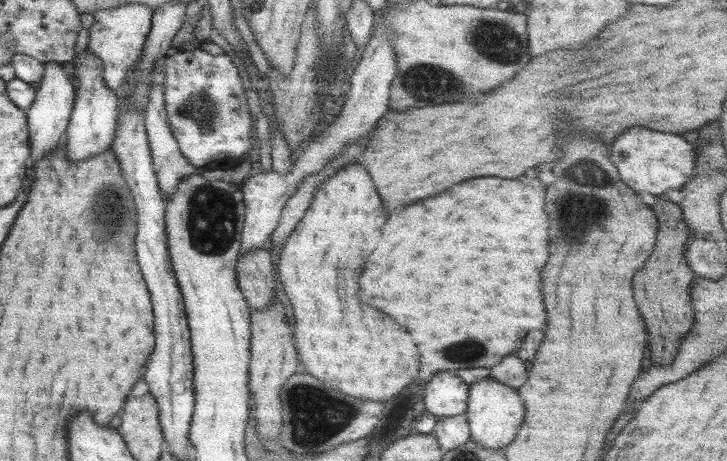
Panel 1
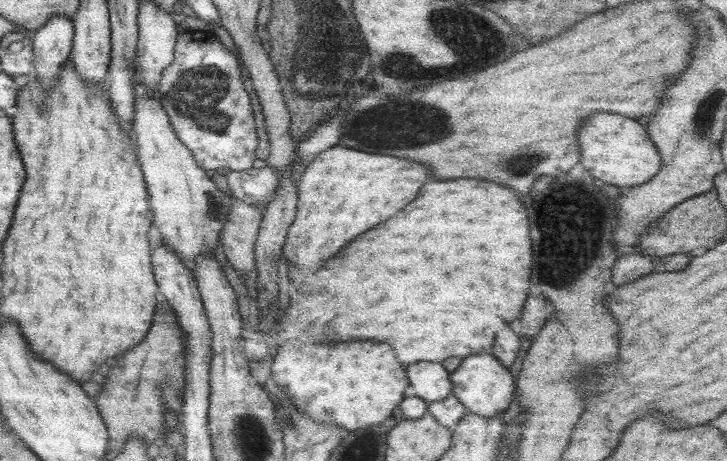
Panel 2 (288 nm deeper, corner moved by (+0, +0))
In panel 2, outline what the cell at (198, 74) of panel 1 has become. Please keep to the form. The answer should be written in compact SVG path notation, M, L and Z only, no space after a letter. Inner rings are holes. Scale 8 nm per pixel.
M185 30L177 36L173 62L163 70L157 86L157 100L169 118L175 138L191 150L199 168L251 170L257 146L251 98L243 88L235 56L209 30Z

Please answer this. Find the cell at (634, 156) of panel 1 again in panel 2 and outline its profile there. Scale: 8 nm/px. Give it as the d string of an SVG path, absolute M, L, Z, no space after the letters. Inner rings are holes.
M595 114L591 118L587 118L587 122L583 122L583 130L579 130L579 150L581 150L581 166L603 186L617 186L617 188L633 188L637 184L647 182L651 176L655 176L663 162L659 158L659 150L655 148L655 144L651 142L651 138L647 136L647 130L637 124L635 120L629 118L621 118L617 114Z

